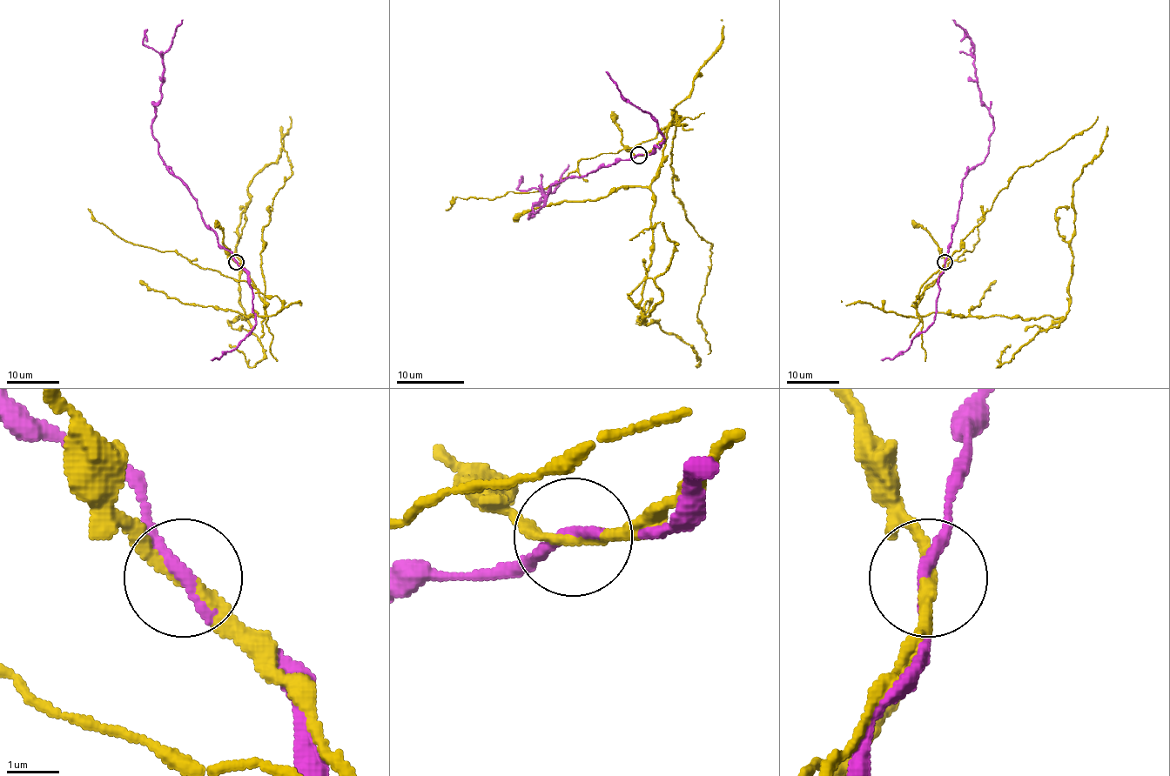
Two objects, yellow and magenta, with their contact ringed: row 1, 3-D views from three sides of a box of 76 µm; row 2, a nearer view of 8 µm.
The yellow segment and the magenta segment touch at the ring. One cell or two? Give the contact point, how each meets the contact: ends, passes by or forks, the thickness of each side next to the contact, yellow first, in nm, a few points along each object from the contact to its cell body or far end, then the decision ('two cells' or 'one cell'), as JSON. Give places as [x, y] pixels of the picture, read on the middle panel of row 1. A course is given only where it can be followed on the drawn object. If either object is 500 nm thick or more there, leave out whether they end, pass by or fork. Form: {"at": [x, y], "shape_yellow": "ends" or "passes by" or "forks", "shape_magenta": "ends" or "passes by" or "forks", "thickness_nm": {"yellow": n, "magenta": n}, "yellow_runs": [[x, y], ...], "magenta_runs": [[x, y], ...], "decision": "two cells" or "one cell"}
{"at": [639, 155], "shape_yellow": "passes by", "shape_magenta": "ends", "thickness_nm": {"yellow": 180, "magenta": 320}, "yellow_runs": [[639, 155], [675, 118], [642, 299], [628, 296], [651, 278], [662, 299], [641, 323], [697, 367]], "magenta_runs": [[639, 155], [555, 182], [547, 200], [528, 217], [544, 192], [555, 189], [569, 164]], "decision": "two cells"}

